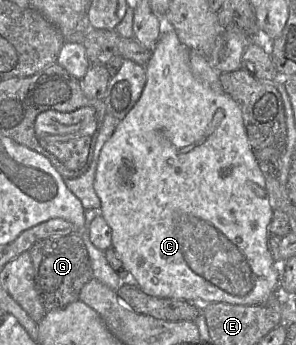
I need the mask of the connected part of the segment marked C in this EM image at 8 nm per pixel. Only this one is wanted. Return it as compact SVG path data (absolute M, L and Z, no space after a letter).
M165 26L164 32L153 48L152 55L145 66L146 82L139 100L127 113L127 115L123 119L119 120L114 133L105 142L100 151L94 179L94 189L101 201L100 214L104 217L112 230L112 248L115 250L118 257L122 261L125 269L129 272L130 280L132 280L144 293L158 298L169 298L184 301L203 300L210 303L225 302L234 305L263 305L266 304L272 297L276 297L277 291L280 290L280 263L278 263L277 260L273 257L269 251L268 245L268 240L271 235L269 233L269 224L271 222L274 210L270 204L269 195L266 188L265 176L260 168L260 161L254 155L251 149L247 132L243 123L240 107L231 98L231 96L229 96L224 91L215 91L209 85L196 78L191 70L189 58L190 49L179 40L174 30Z

